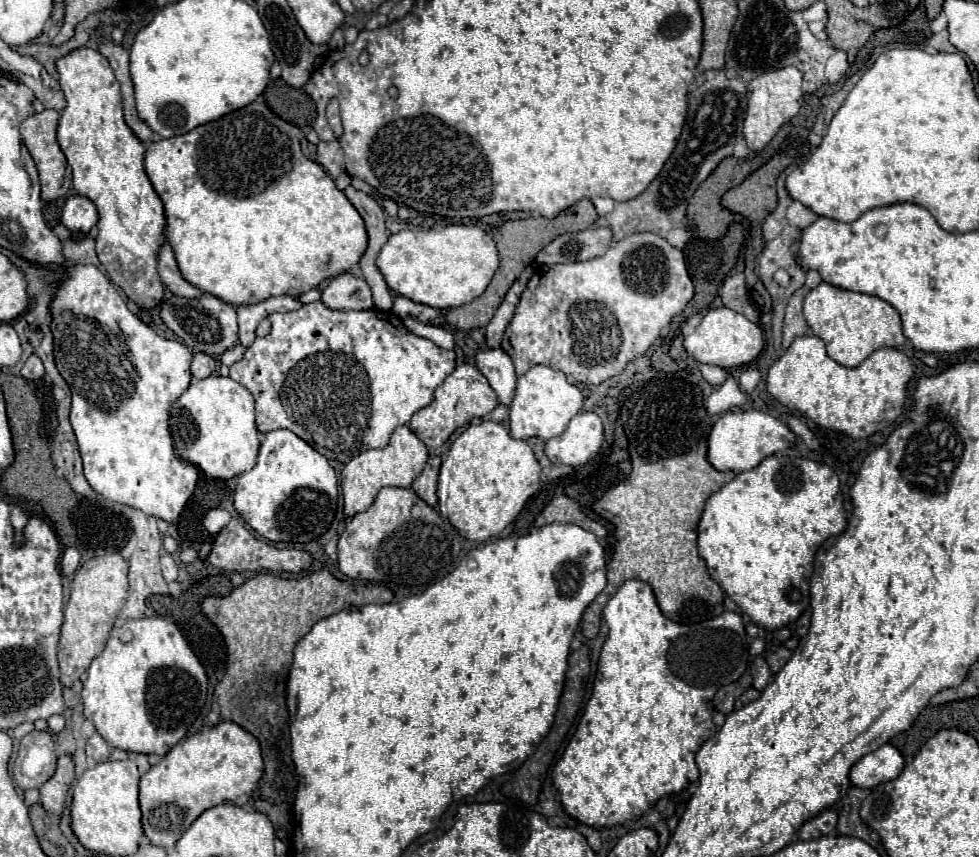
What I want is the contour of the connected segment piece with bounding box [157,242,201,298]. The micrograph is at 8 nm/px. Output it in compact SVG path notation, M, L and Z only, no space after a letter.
M163 242L163 246L161 246L159 252L157 252L157 272L159 272L159 276L161 276L161 282L163 282L173 294L183 296L183 298L197 298L197 296L201 296L201 290L195 288L195 286L191 286L191 284L181 276L169 242Z

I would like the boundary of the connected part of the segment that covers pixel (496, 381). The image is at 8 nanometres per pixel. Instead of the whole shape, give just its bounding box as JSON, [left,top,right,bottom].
[475,348,517,406]

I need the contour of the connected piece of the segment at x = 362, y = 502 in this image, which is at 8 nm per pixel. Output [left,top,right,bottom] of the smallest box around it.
[341,426,427,522]

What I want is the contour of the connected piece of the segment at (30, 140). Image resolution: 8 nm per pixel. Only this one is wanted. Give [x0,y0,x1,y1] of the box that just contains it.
[21,110,71,202]

